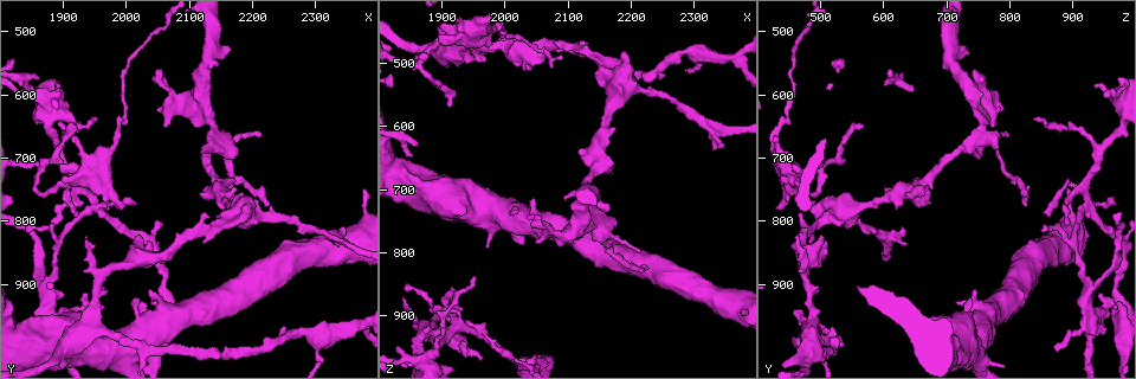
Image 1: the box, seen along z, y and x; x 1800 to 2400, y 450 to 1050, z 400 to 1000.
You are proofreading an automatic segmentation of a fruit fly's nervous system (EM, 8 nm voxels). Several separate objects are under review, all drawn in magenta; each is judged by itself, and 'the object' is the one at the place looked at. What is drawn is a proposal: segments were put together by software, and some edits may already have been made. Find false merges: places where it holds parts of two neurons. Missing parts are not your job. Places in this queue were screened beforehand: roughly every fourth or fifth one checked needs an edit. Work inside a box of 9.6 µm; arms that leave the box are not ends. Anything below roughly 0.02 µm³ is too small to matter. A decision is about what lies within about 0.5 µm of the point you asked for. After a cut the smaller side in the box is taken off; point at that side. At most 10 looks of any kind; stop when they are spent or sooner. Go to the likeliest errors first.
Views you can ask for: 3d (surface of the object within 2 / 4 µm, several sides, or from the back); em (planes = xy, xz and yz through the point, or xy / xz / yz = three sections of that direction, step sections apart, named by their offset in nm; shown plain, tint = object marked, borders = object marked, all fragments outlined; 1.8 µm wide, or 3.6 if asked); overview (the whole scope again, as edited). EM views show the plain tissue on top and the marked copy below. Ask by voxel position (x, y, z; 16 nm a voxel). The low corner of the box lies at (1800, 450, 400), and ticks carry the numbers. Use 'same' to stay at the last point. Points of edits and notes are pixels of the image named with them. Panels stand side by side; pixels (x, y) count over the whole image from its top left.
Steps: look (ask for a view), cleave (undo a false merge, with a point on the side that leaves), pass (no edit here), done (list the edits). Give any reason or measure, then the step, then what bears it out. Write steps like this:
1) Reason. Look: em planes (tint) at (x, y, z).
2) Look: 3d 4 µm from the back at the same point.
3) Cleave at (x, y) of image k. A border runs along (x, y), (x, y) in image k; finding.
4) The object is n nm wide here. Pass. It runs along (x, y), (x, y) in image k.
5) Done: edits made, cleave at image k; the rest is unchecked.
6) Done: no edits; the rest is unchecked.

Sharp bend. Look: 3d 2 µm at (1950, 770, 920).

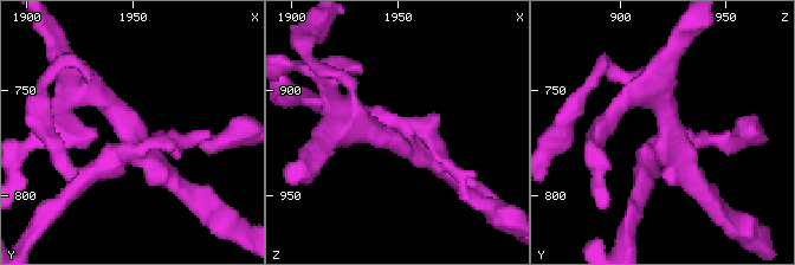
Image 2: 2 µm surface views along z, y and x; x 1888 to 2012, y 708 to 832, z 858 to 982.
Now the EM. Look: em yz step 16 (tint) at (1954, 774, 924).

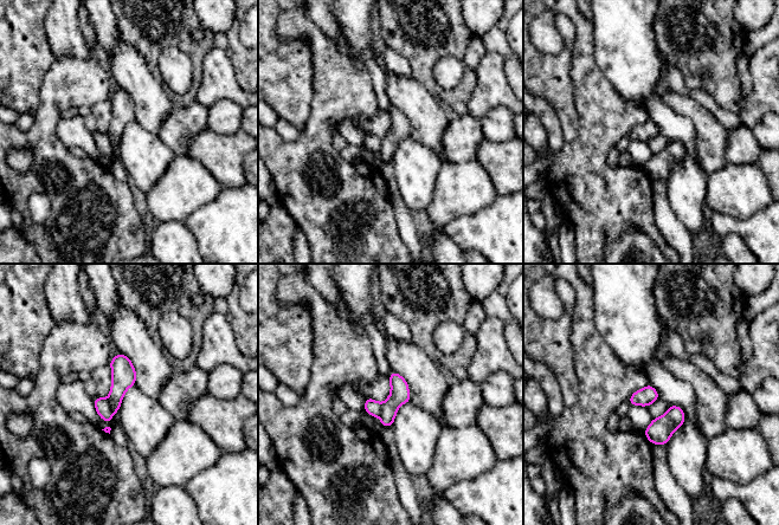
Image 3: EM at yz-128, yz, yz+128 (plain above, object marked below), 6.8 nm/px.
Cleave at (123, 371) of image 3. A second neuron is stuck on.

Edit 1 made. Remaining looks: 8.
Three-way junction. Look: 3d 2 µm from the back at (1865, 710, 505).

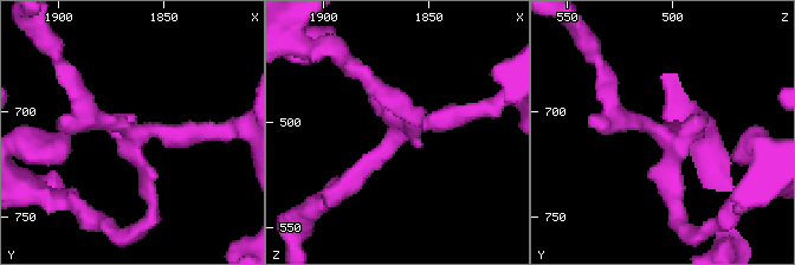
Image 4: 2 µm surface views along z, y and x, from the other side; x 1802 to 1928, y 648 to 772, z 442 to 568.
3 arms meet here; now the EM. Look: em yz step 16 (tint) at (1861, 709, 504).

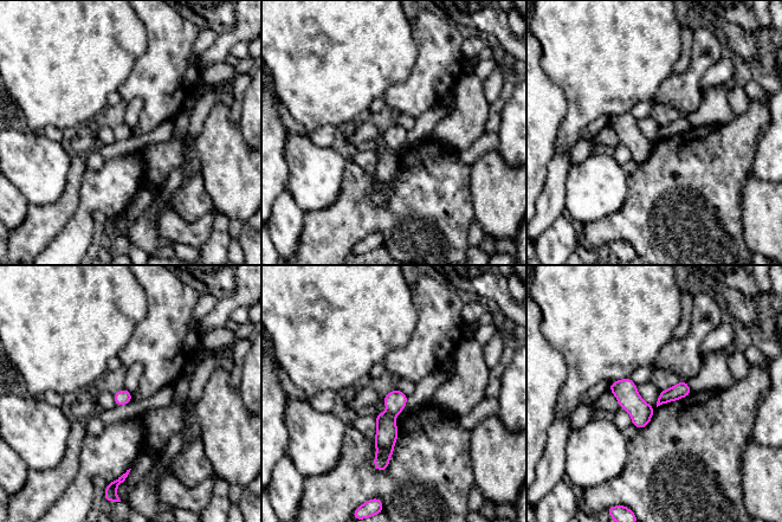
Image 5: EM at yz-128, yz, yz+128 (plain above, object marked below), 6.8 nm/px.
Cut it another way. Look: em planes (tint) at the same point.

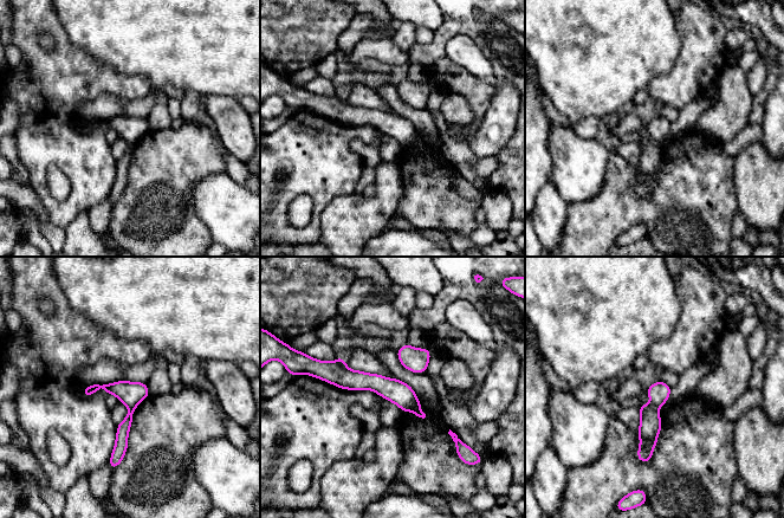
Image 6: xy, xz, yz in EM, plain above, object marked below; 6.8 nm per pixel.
Cleave at (123, 428) of image 6. A second neuron is stuck on.

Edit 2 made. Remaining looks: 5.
See it whole again. Look: overview.

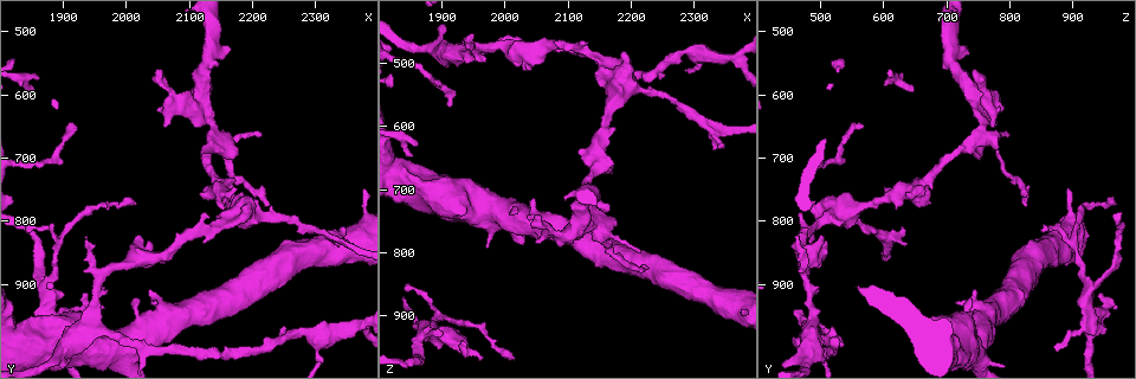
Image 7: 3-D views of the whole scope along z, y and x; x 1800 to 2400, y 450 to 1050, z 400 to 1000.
Three arms meet. Look: em planes (tint) at (2135, 670, 745).

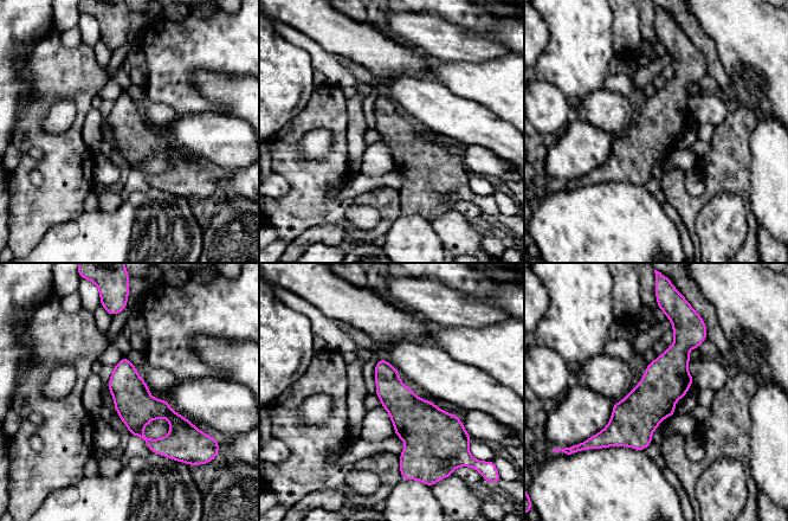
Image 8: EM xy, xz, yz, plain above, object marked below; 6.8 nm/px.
Pass. It runs along (682, 329), (663, 385), (605, 443) in image 8; one neuron here.

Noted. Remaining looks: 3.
Touches itself. Look: 3d 4 µm at (1880, 975, 700).

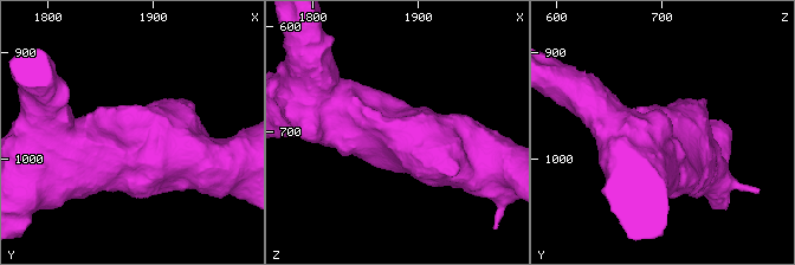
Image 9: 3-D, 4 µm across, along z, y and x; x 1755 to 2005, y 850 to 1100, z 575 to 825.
Now the EM. Look: em 3.6 µm yz step 16 (tint) at (1882, 976, 700).

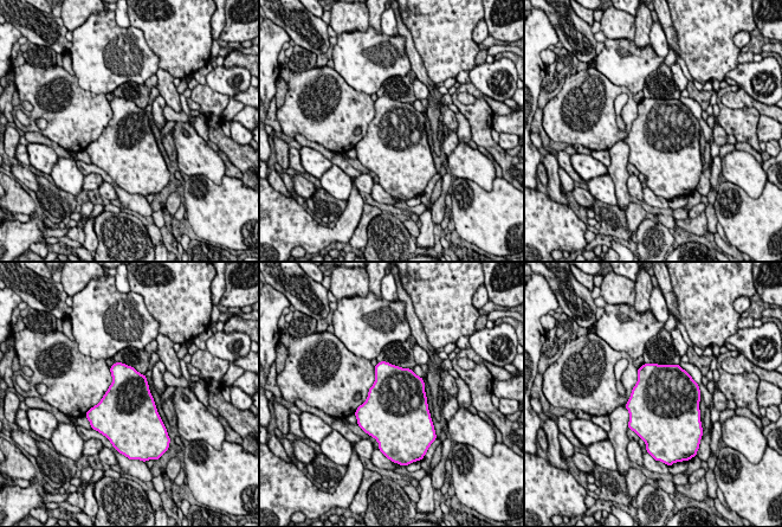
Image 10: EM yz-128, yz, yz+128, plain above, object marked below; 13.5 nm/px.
Another direction. Look: em 3.6 µm planes (tint) at the same point.

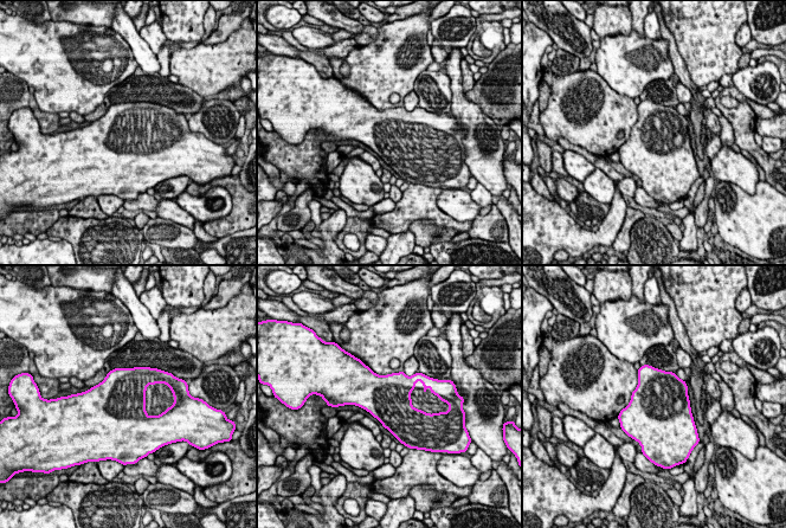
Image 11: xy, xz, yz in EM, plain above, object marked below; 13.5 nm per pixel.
Pass. All the same neuron.

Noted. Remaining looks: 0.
Done: edits made, cleave at image 3, cleave at image 6; the rest is unchecked.

